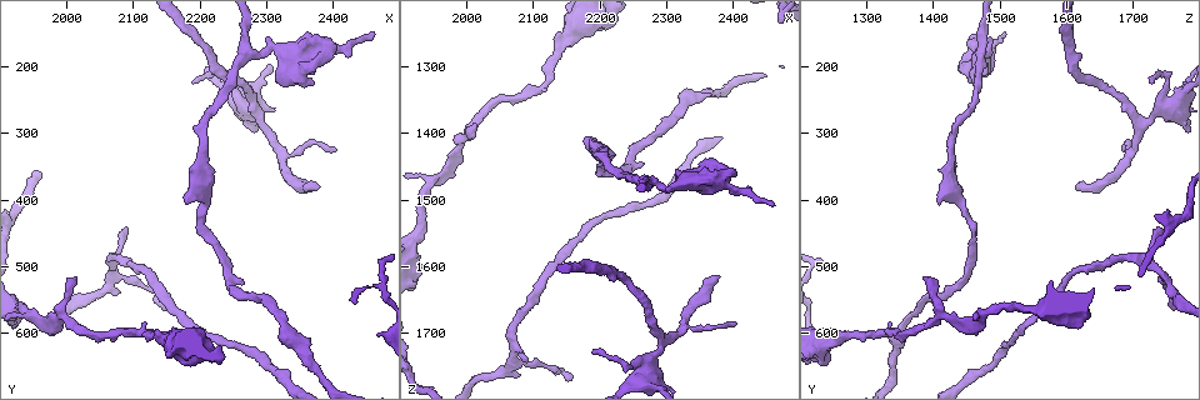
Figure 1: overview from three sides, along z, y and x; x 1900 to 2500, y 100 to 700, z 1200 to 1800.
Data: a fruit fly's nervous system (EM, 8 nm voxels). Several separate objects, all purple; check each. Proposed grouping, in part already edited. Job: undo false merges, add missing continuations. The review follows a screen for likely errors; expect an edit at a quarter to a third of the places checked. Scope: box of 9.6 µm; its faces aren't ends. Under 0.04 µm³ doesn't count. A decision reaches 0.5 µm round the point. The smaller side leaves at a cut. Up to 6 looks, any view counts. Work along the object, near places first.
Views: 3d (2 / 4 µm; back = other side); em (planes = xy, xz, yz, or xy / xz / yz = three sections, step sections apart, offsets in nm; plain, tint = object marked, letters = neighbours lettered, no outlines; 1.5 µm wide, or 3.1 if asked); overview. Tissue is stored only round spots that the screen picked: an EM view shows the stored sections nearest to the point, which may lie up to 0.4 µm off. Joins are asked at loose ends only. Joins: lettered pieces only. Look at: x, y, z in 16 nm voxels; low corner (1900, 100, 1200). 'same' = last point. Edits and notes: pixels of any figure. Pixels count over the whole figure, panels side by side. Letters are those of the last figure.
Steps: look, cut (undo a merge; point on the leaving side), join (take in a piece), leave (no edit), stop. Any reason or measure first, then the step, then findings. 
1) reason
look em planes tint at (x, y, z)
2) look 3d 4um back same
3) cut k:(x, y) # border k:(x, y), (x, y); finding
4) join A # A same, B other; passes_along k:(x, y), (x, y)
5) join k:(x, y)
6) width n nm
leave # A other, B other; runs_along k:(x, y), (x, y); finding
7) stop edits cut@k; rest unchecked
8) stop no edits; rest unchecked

stops while still wide
look 3d 4um at (2380, 180, 1445)

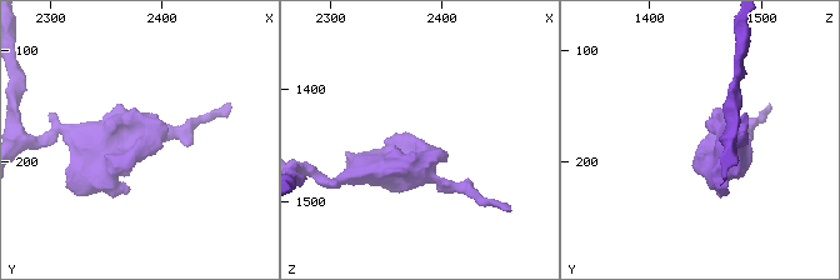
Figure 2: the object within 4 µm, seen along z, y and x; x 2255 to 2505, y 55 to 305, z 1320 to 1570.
look em planes letters at (2380, 178, 1448)

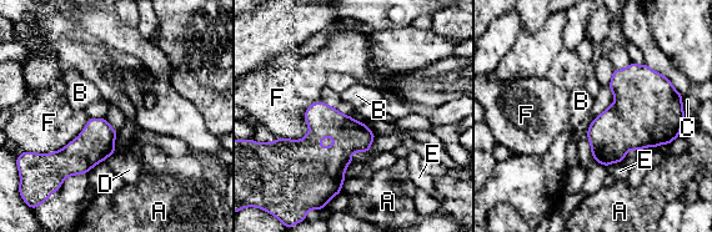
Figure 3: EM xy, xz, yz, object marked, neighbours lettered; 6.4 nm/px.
width 220 nm; longest_contact F 480 nm
leave # A other, B other, C other, D other, E other, F other; no lettered piece goes on from it

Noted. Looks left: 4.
branch stops here
look em planes letters at (2015, 520, 1380)

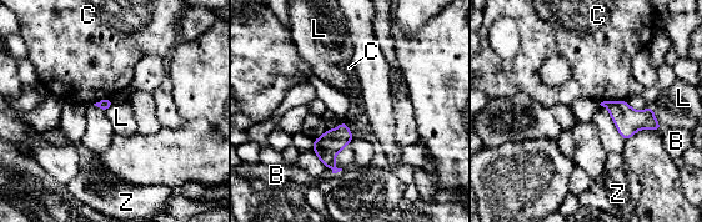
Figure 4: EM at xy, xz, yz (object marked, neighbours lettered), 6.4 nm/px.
leave # B other, C other, L other, Z other; border 4:(342, 120), (354, 139); none of them fits

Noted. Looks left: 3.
branch stops here
look 3d 2um at (2380, 380, 1615)

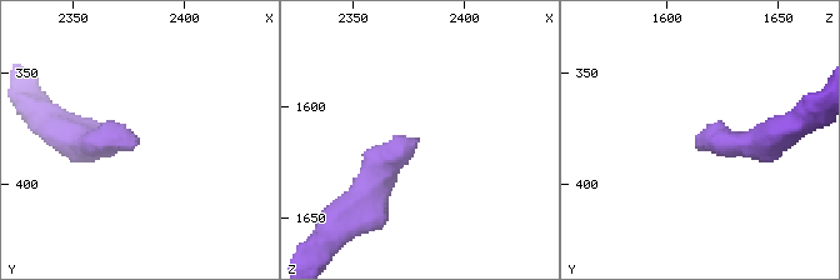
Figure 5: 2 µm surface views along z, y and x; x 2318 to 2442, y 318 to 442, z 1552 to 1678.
need the tissue
look em xy step 4 letters at (2379, 384, 1615)

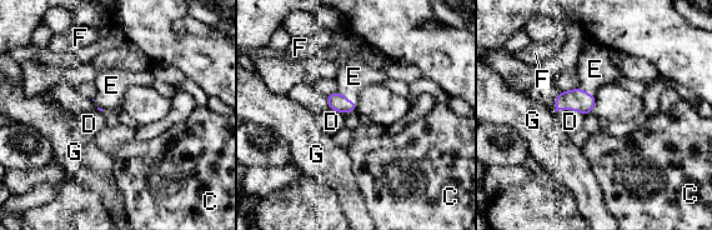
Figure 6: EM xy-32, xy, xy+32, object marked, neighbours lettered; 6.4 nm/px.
join E # C other, D other, E same, F other, G other; the neuron continues

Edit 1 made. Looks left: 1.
stop edits join@6; rest unchecked

